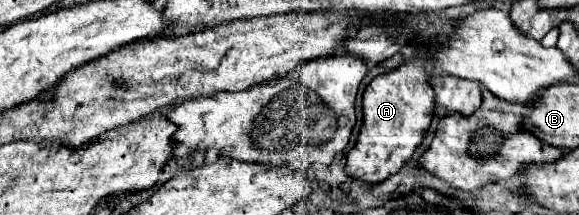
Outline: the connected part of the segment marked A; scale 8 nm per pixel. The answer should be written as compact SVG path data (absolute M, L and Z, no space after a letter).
M415 51L415 57L409 59L403 67L375 77L365 89L363 127L355 147L347 155L345 165L345 173L351 179L363 181L367 185L383 183L411 159L415 147L423 141L435 105L435 95L427 83L423 61L423 55Z

